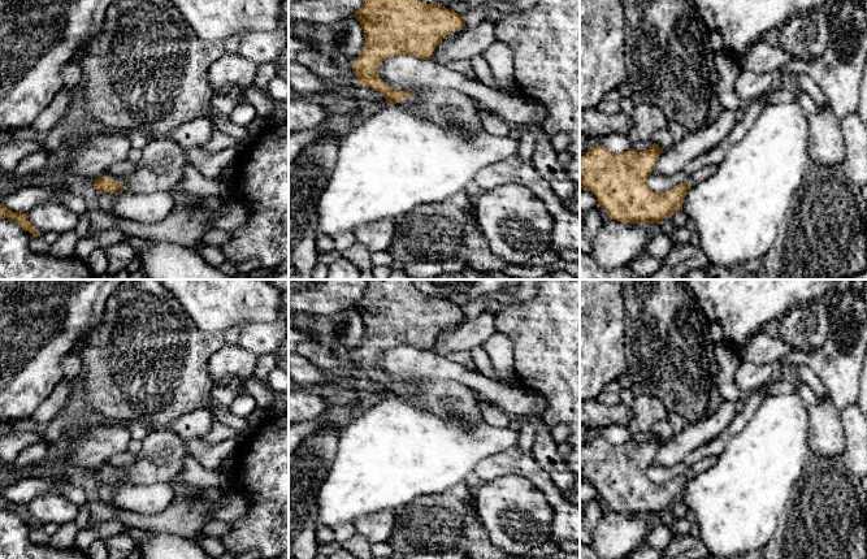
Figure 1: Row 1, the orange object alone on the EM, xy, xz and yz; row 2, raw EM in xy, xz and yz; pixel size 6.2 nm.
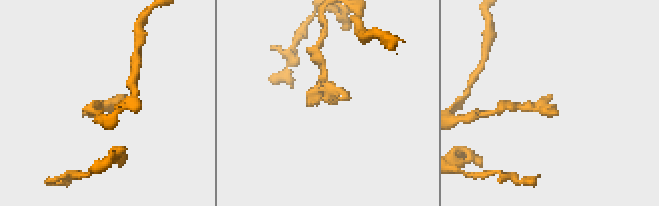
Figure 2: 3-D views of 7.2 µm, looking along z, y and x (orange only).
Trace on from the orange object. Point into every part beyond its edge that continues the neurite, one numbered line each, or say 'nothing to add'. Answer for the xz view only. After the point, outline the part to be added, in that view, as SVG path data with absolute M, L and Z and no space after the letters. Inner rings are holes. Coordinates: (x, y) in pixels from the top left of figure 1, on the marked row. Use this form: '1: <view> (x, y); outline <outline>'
1: xz (451, 108); outline M422 88L409 95L404 104L422 112L430 122L458 127L468 136L484 131L478 105L459 90Z

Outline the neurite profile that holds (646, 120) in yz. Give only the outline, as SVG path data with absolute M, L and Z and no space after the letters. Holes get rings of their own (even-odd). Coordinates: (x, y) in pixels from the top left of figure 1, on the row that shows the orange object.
M636 104L632 114L632 129L629 130L629 139L634 142L651 140L656 130L664 129L667 118L658 107L647 104Z

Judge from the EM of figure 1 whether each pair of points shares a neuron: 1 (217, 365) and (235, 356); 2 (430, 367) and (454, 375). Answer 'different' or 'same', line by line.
1: same
2: same

